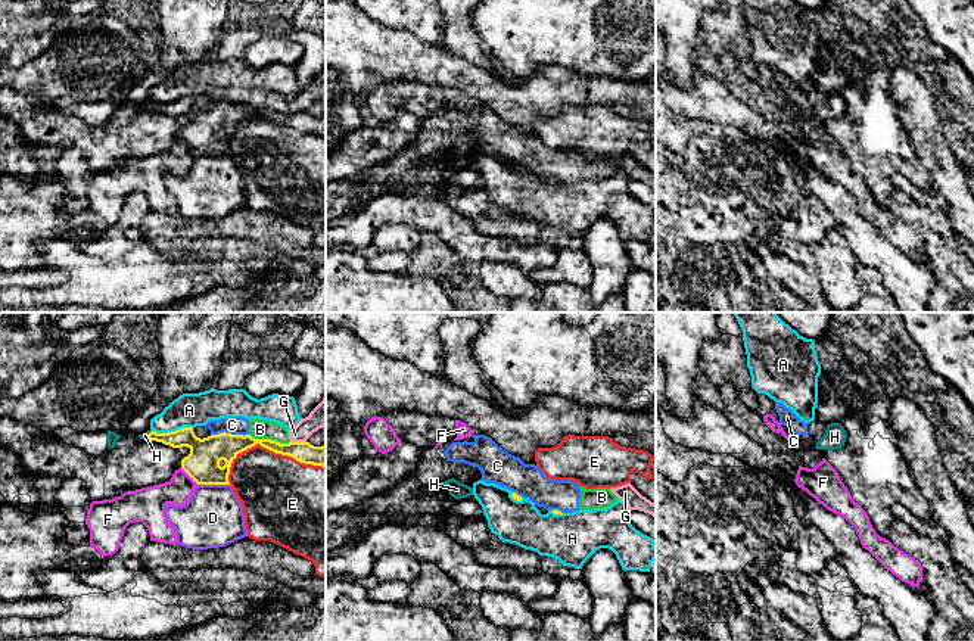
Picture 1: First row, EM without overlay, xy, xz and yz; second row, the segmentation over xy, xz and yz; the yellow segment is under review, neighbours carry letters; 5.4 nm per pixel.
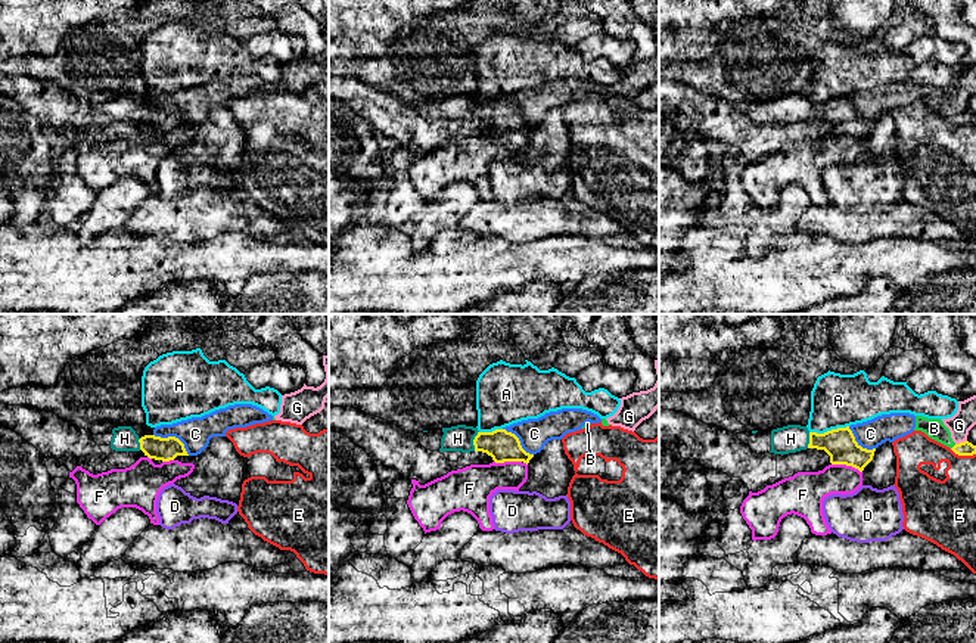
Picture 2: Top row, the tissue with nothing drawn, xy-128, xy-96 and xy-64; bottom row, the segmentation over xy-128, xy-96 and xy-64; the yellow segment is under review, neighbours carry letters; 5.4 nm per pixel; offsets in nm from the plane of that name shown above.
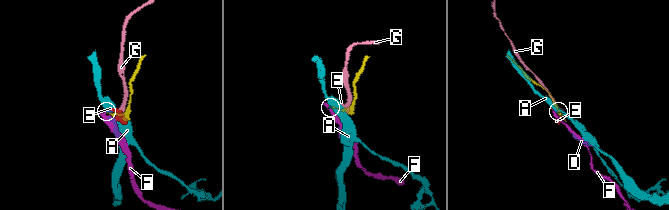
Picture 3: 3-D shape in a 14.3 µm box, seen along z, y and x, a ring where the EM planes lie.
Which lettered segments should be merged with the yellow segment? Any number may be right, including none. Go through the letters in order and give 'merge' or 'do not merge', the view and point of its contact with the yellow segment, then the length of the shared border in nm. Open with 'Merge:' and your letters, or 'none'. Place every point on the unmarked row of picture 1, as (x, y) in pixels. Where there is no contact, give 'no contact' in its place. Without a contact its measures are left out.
Merge: H
A: do not merge; meets yellow in xy at (171, 102); contact 220 nm long
B: do not merge; meets yellow in xy at (270, 109); contact 220 nm long
C: do not merge; meets yellow in xy at (229, 103); contact 200 nm long
D: do not merge; meets yellow in xy at (214, 153); contact 180 nm long
E: do not merge; meets yellow in xy at (268, 118); contact 550 nm long
F: do not merge; meets yellow in xy at (190, 146); contact 130 nm long
G: do not merge; meets yellow in xy at (298, 112); contact 90 nm long
H: merge; meets yellow in xy at (148, 105); contact 60 nm long

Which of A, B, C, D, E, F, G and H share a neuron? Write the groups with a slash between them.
A / B C G / D / E / F / H

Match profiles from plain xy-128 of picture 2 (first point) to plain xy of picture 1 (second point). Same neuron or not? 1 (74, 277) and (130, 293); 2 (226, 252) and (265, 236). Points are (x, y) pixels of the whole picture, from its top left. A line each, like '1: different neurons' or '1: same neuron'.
1: same neuron
2: different neurons

